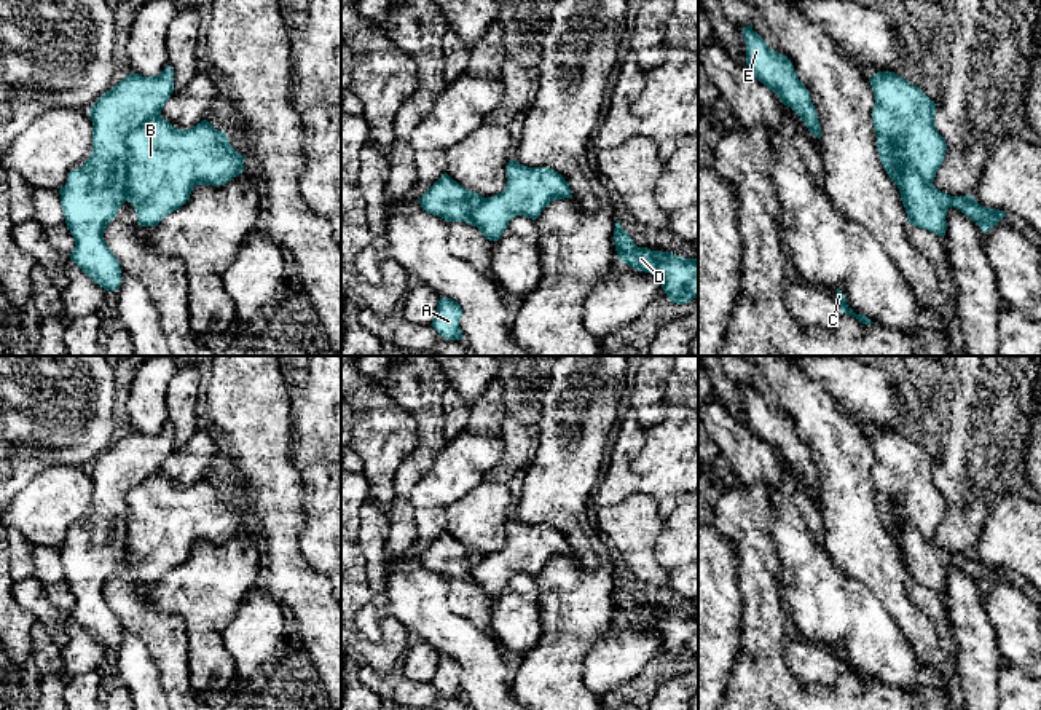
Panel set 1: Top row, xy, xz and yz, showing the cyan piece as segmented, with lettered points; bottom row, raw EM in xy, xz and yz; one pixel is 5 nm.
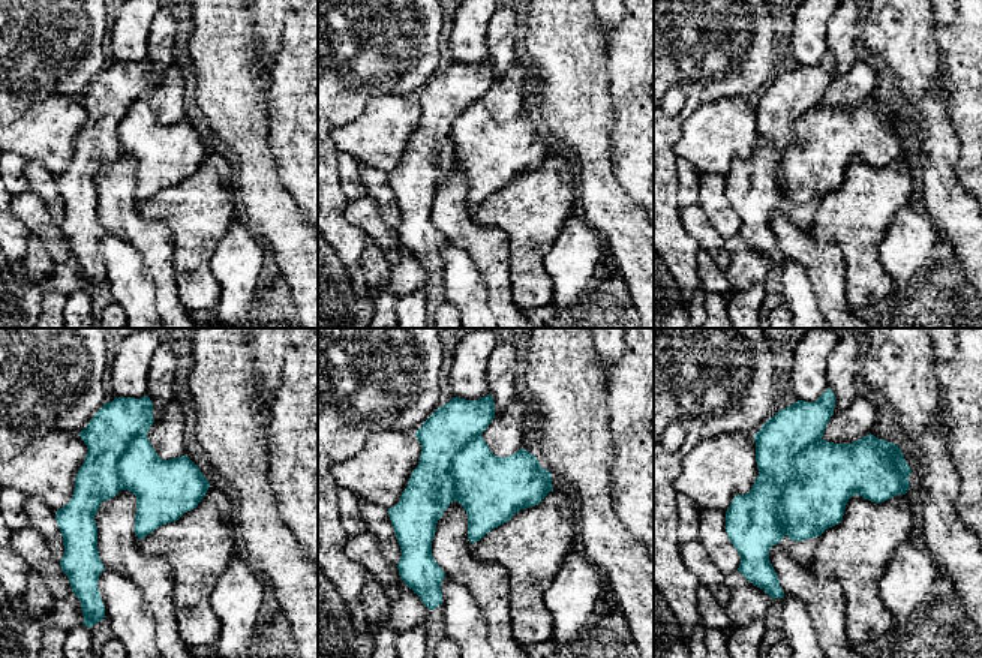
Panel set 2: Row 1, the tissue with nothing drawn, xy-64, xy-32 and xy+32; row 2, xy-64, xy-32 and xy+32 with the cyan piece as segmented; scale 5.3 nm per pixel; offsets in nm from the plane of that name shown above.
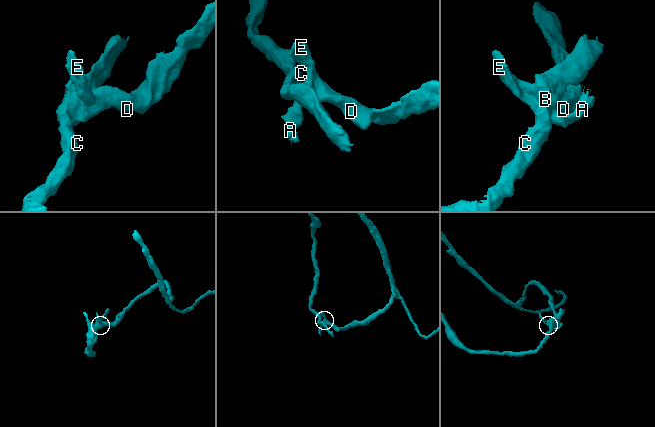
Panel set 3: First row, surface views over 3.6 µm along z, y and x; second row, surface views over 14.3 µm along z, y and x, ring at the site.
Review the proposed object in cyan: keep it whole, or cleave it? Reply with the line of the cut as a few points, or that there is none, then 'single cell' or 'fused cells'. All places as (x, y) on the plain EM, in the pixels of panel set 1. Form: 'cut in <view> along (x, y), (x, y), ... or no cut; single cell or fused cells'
cut in xy along (158, 471), (145, 477), (128, 493), (125, 557); fused cells

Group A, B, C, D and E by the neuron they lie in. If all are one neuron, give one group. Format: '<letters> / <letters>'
A B D E / C

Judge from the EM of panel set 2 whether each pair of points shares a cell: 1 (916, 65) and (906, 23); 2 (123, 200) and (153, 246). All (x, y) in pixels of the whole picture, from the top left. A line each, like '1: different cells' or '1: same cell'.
1: same cell
2: same cell

